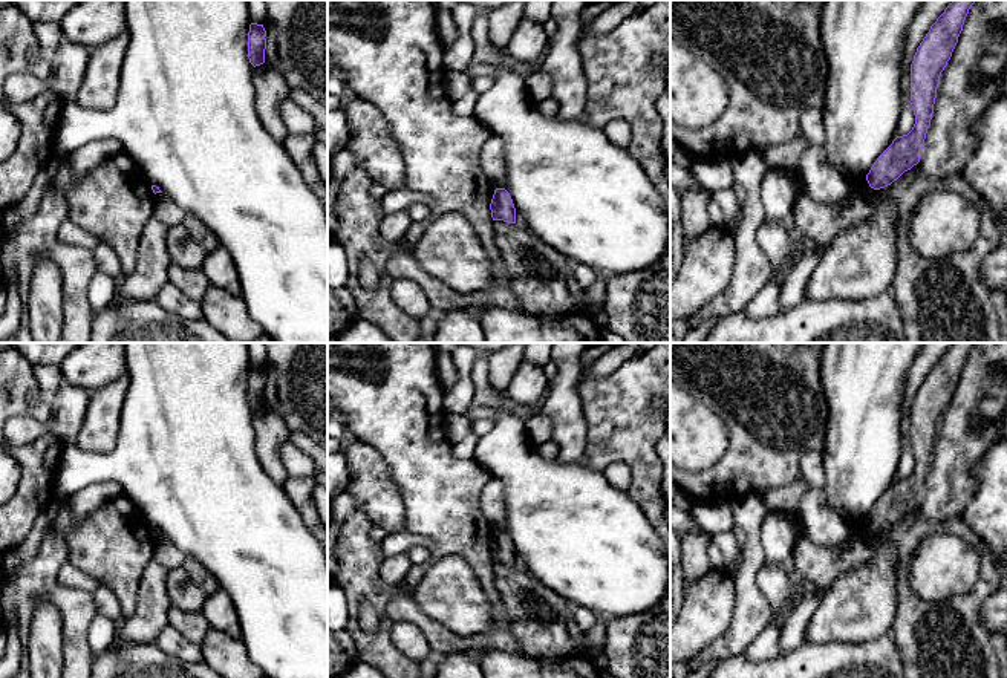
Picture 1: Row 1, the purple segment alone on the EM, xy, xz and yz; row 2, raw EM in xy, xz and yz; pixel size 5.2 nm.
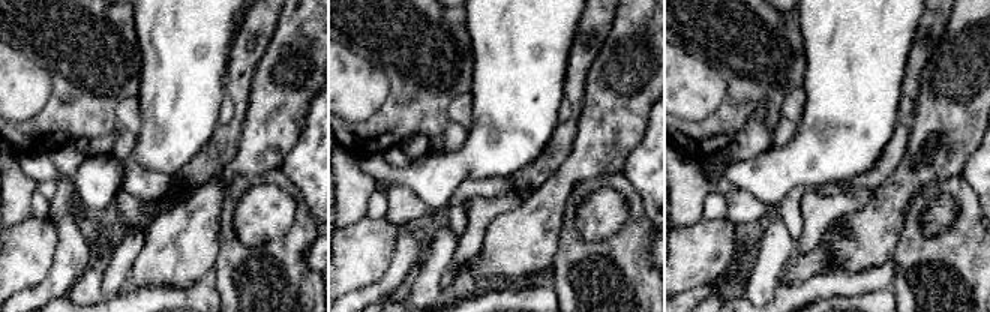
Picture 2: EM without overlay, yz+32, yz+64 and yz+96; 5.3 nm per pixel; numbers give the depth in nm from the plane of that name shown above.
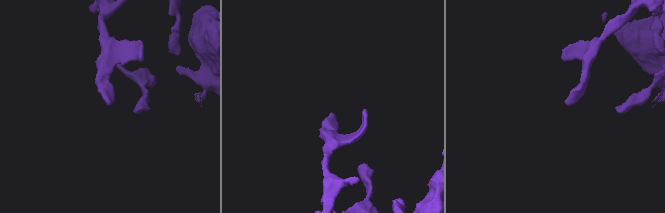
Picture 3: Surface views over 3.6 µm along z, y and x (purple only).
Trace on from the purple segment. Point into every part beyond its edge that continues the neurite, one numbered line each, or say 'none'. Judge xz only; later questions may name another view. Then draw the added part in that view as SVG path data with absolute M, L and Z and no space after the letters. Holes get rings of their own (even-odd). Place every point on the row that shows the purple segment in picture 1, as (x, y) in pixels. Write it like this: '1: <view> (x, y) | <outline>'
none

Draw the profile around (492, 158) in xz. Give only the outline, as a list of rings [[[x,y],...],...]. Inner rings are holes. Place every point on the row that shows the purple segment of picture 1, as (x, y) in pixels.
[[[491,135],[482,144],[479,162],[482,171],[496,185],[496,188],[505,188],[507,179],[505,144],[500,135]]]

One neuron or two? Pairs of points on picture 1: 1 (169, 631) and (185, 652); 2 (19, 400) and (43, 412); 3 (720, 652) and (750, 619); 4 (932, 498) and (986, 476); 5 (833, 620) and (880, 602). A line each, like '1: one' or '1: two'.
1: one
2: one
3: one
4: two
5: one

